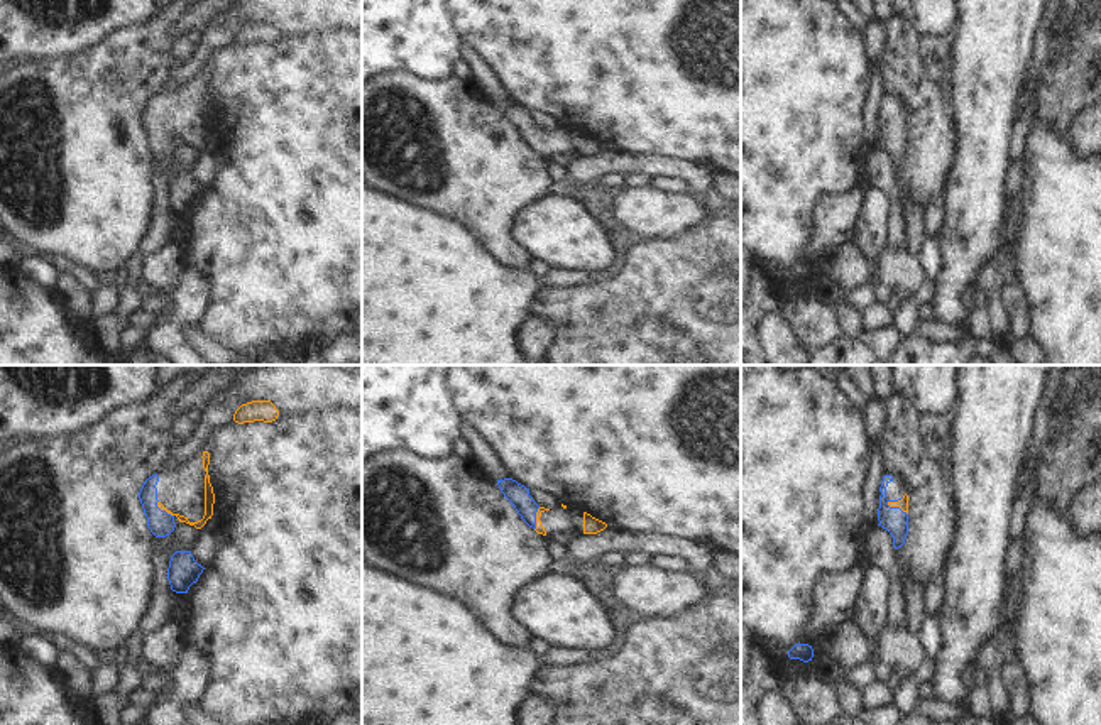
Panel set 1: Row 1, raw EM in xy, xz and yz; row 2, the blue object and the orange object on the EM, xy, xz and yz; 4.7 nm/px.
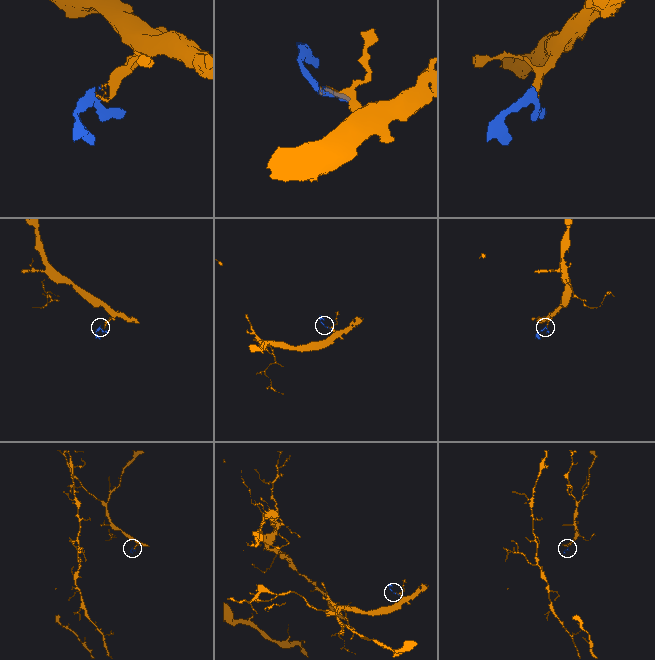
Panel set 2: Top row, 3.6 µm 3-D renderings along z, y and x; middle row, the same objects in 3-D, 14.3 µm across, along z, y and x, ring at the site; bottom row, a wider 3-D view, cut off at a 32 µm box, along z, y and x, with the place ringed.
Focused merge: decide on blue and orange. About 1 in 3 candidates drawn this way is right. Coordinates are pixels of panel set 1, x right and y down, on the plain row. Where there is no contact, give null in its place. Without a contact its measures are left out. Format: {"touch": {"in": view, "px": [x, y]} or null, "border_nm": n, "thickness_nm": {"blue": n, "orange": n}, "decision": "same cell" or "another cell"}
{"touch": {"in": "yz", "px": [897, 129]}, "border_nm": 120, "thickness_nm": {"blue": 120, "orange": 50}, "decision": "same cell"}

